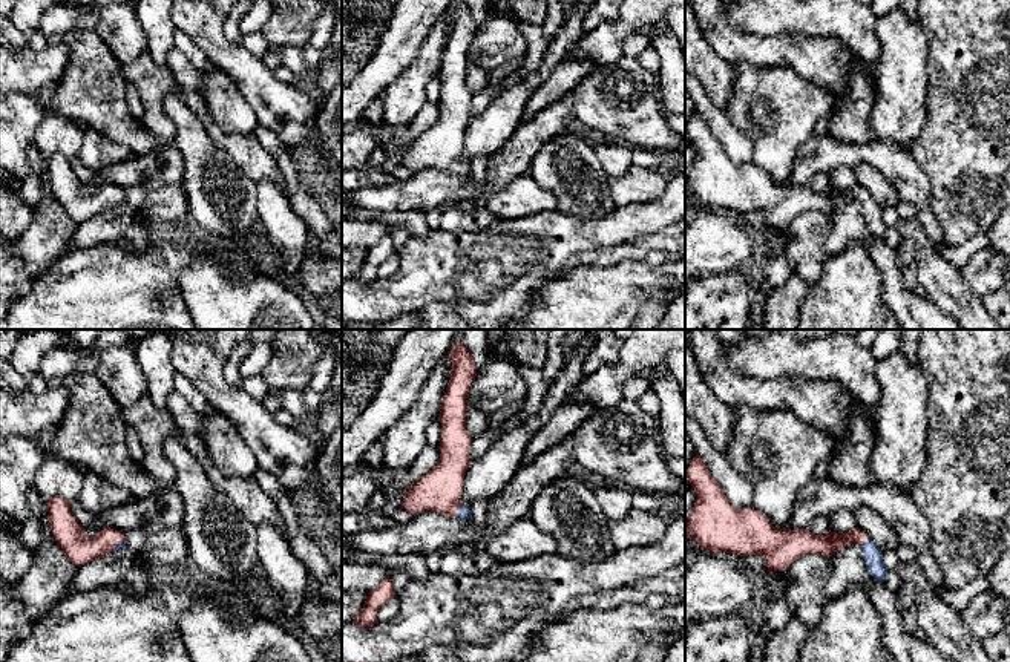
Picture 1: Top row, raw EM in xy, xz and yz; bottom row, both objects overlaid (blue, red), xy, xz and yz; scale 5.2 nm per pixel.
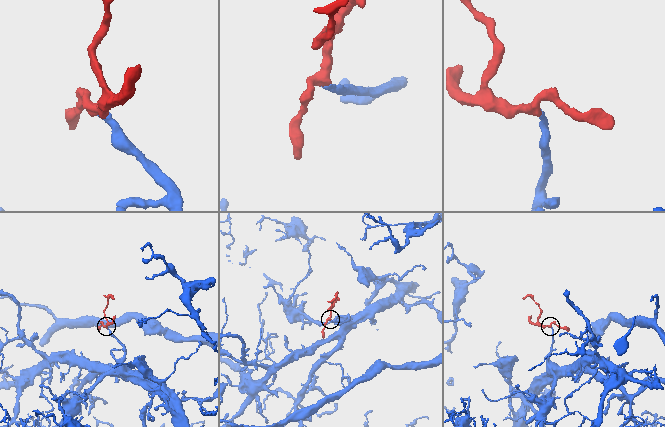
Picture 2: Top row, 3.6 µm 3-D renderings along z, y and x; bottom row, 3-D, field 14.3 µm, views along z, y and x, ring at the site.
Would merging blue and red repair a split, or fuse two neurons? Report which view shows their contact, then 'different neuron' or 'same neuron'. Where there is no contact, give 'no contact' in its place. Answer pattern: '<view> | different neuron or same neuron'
xz | same neuron

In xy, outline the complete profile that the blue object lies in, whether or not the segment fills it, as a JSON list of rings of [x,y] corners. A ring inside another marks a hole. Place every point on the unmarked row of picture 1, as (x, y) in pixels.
[[[61,153],[49,156],[48,169],[49,182],[57,201],[77,224],[103,215],[107,208],[127,204],[126,190],[110,184],[104,184],[95,193],[86,193],[84,184],[78,181],[71,167],[71,159]]]

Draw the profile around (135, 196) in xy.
[[[135,185],[135,187],[129,187],[126,190],[126,202],[132,207],[132,208],[136,208],[136,210],[141,210],[143,208],[143,204],[146,201],[146,187],[143,185]]]

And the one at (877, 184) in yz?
[[[863,162],[854,169],[854,173],[857,184],[863,187],[881,208],[889,205],[895,207],[900,202],[897,188],[878,169]]]

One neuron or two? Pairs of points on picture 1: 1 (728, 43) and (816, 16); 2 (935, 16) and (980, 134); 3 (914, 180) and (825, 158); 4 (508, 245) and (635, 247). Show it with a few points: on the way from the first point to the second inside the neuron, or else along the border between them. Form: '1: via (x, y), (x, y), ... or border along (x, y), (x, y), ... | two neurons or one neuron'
1: border along (725, 16), (731, 26), (748, 32), (793, 34) | two neurons
2: via (964, 45), (980, 65), (980, 104) | one neuron
3: via (892, 161), (885, 155), (846, 155) | one neuron
4: border along (635, 238), (592, 247), (573, 253), (566, 261) | two neurons

